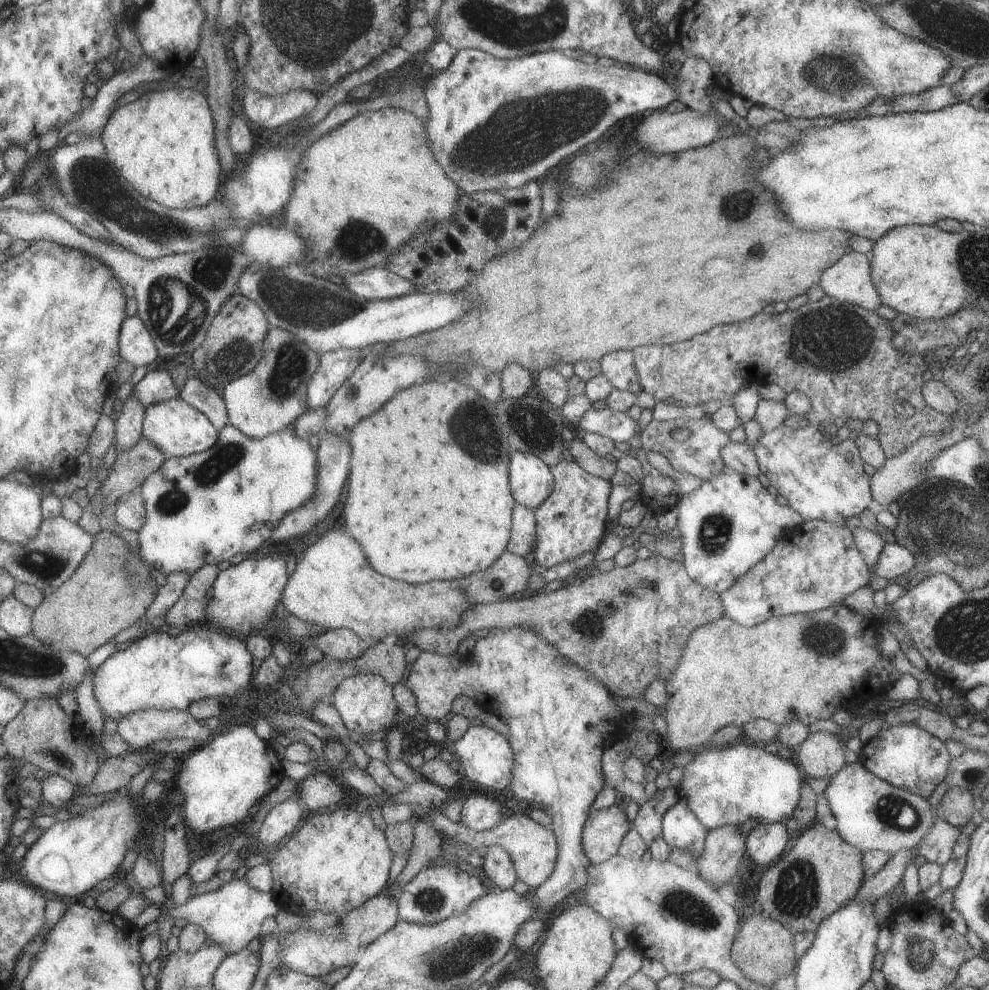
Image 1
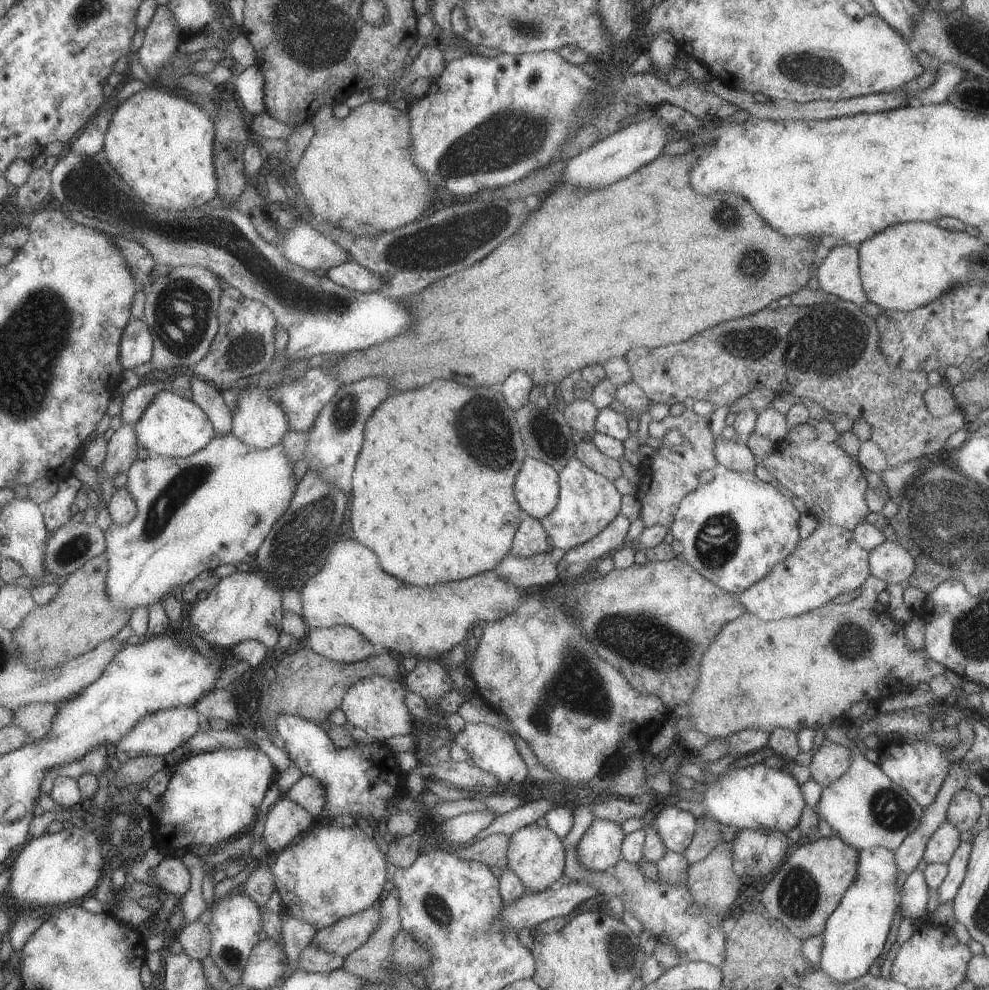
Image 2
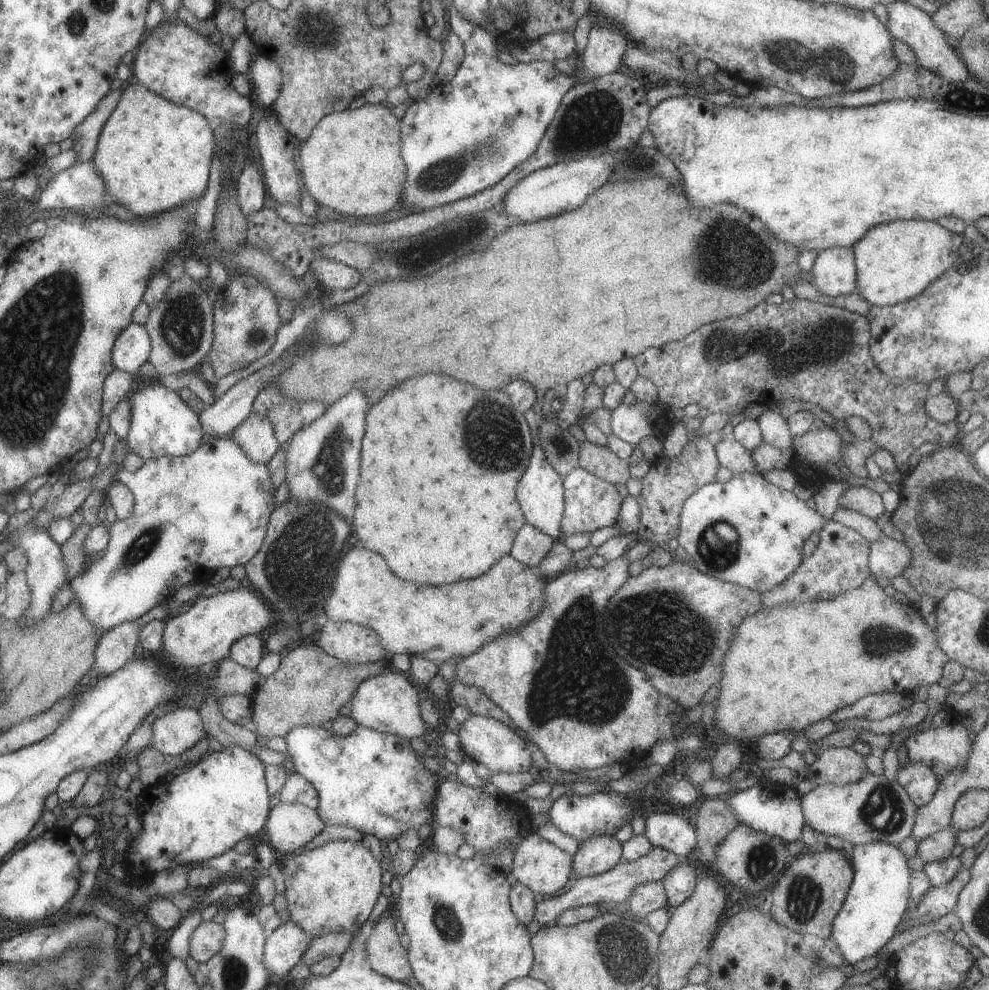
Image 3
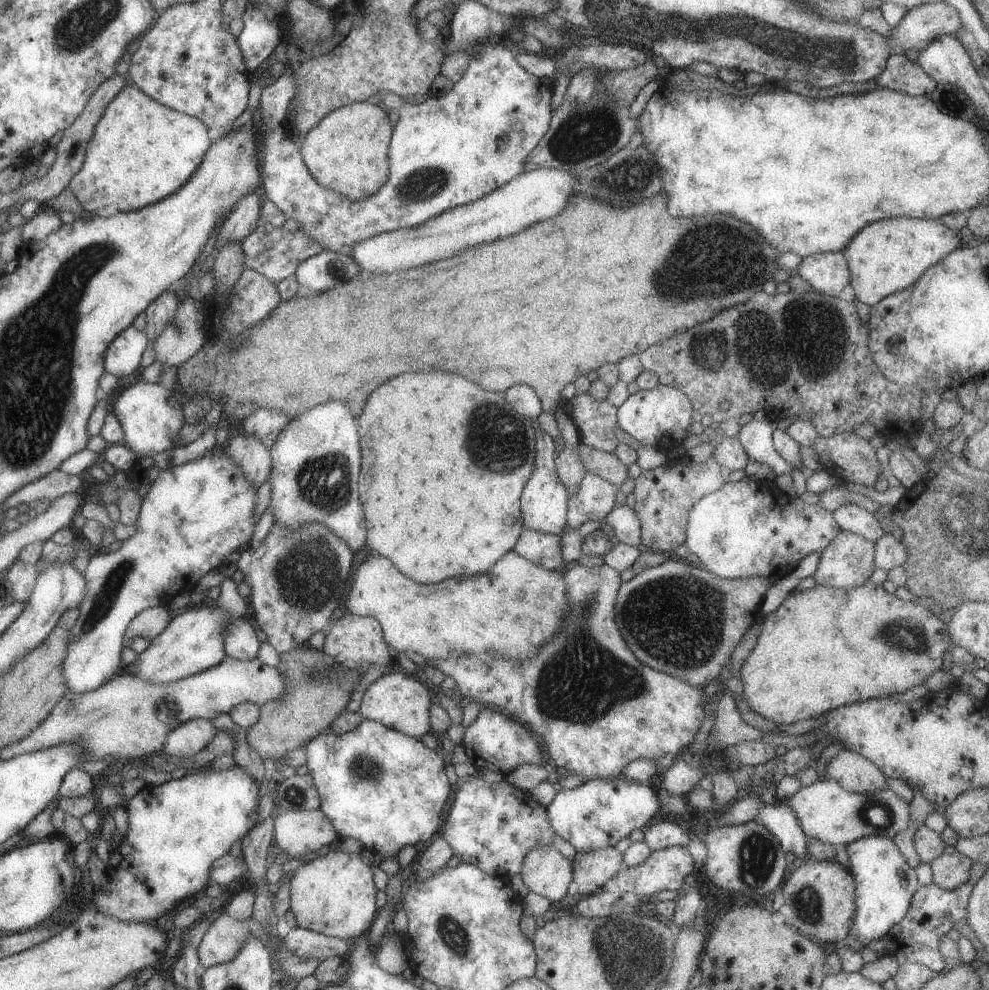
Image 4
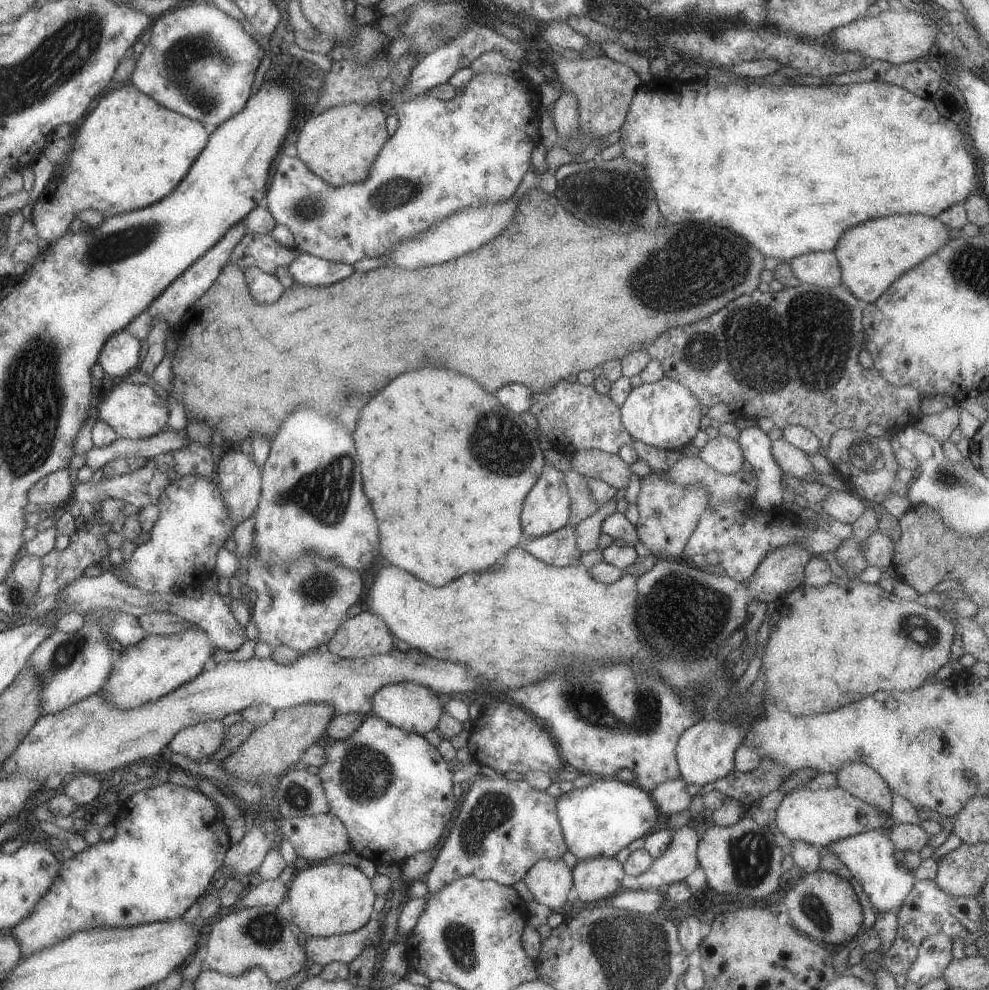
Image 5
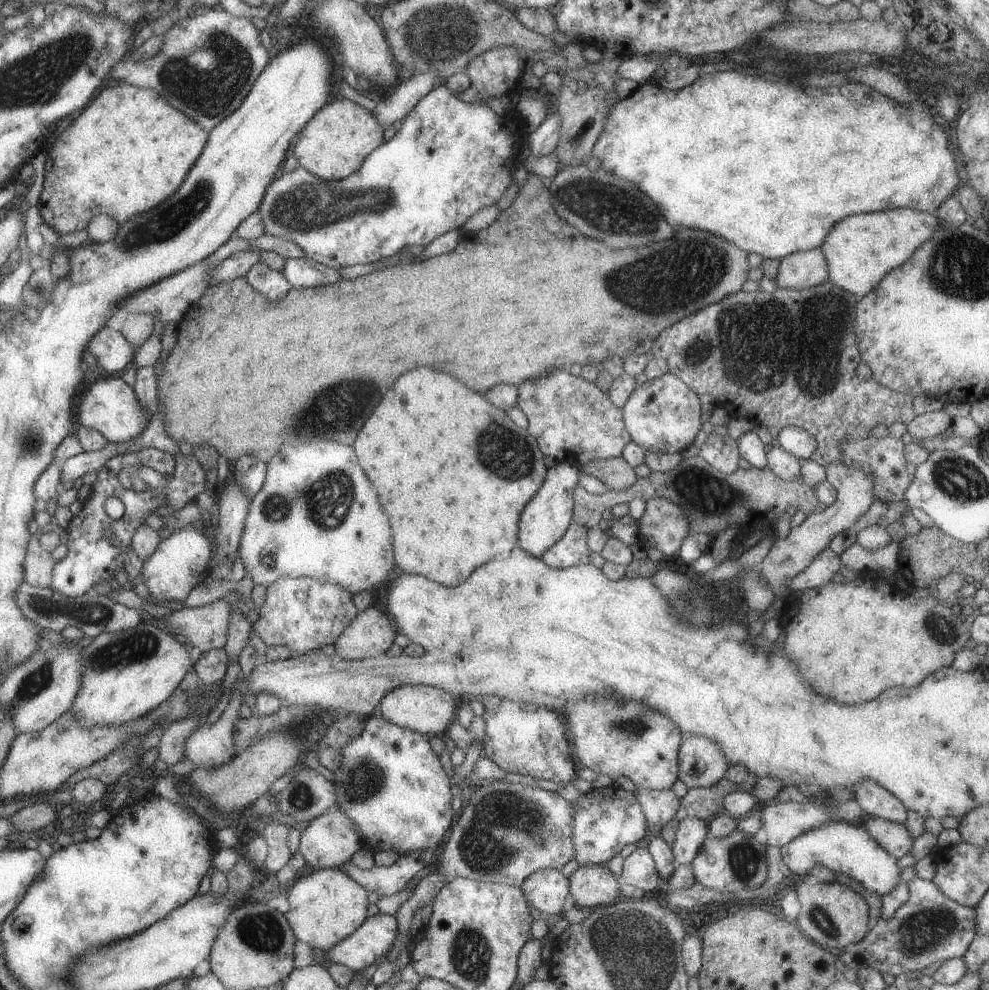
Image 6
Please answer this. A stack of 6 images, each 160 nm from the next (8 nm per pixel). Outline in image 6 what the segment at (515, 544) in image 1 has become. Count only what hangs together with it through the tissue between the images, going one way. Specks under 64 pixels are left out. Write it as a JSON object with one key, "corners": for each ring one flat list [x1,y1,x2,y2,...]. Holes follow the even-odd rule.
{"corners":[[571,521,562,537,541,555,550,567,564,569,575,565,589,565,589,547,586,545,587,528]]}

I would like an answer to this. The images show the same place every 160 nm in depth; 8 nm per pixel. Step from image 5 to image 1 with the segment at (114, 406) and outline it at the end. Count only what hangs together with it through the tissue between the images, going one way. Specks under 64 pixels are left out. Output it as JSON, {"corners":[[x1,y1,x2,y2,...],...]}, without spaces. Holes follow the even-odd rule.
{"corners":[[170,399,145,407,142,438,147,438,166,457,185,457,207,450,216,442,218,431,209,420,182,399]]}

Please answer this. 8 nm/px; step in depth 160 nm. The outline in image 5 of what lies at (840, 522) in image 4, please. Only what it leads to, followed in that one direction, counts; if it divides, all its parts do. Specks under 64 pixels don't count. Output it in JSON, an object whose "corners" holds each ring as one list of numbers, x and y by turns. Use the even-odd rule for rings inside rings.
{"corners":[[831,489,821,503,822,513,834,518,841,524,852,525,859,516,863,516,868,504,854,492,846,493]]}

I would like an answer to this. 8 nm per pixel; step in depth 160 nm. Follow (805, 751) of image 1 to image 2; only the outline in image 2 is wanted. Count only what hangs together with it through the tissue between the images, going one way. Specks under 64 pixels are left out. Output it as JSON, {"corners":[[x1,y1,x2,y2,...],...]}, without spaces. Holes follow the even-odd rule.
{"corners":[[822,741,821,747,813,751,808,765,810,778,822,787,836,781,850,765,851,753,845,745]]}

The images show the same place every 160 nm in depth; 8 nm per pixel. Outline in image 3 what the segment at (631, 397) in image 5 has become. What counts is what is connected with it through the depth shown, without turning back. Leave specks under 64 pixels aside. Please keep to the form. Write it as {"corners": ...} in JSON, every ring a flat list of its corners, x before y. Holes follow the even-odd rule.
{"corners":[[659,398,649,402,636,400,631,405,617,405,611,411,610,425,613,435,635,447,645,437,663,439,660,435,672,428,677,415]]}

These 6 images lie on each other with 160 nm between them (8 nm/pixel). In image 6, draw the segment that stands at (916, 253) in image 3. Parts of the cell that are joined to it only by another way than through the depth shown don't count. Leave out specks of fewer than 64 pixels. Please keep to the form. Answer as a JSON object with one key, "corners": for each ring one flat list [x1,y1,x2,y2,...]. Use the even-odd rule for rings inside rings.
{"corners":[[893,208,893,210,885,210,885,212,846,216,829,229,820,246,828,266,828,278,836,287,854,294,857,298,862,297,864,294,872,292,874,286,891,269,901,266,901,263,911,256,913,250,922,245,938,226,940,226,940,222,932,214,909,210,909,208,899,208,899,210]]}

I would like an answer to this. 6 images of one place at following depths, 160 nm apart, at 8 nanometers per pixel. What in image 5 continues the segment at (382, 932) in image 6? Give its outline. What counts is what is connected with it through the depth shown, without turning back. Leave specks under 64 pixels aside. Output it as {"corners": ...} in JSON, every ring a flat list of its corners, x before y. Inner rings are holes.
{"corners":[[373,917,362,928,348,934,326,938,307,936,303,950,311,963,324,966,336,961,349,965,353,958,363,952,365,946,377,946,381,934,381,924]]}

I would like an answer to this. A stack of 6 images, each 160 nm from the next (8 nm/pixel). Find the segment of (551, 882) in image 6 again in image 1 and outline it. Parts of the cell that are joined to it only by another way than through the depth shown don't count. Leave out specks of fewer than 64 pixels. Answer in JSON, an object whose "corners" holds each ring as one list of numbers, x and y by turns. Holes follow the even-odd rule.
{"corners":[[439,810,425,811,424,816,431,820,437,832,441,832,453,841,464,843,467,847,479,849,488,845,501,846,501,849,509,854,517,879,530,887,530,890,541,886,553,872,557,857,555,836,549,827,541,826,528,816,507,813,498,826,483,831,468,830,463,824,451,822]]}

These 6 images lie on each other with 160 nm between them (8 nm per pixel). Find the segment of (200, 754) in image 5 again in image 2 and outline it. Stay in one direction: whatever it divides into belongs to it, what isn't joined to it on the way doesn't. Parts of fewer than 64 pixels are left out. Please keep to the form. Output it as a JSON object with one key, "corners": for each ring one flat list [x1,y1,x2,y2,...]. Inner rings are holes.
{"corners":[[180,706,142,716,130,731,114,745,115,753,136,752,141,755,163,755,185,744,188,738,199,733,199,713,192,706]]}

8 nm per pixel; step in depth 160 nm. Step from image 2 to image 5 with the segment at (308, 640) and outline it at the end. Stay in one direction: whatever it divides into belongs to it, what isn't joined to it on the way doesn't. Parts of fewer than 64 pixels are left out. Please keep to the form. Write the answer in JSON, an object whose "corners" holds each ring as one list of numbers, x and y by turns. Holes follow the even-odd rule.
{"corners":[[363,608,352,618,345,619,335,630,327,643,328,651,343,659,385,655,395,645,395,638,389,632,382,618]]}

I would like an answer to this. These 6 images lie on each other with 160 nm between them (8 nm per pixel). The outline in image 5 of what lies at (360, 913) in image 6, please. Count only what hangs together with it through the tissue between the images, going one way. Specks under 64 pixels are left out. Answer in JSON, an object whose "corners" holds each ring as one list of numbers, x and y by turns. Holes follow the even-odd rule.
{"corners":[[327,861,313,866,300,865,294,872,291,881,286,884,290,907,291,920,301,933,316,938,326,938,348,934,362,928,373,916,373,902,375,894,371,889,371,882,367,876,355,866]]}

